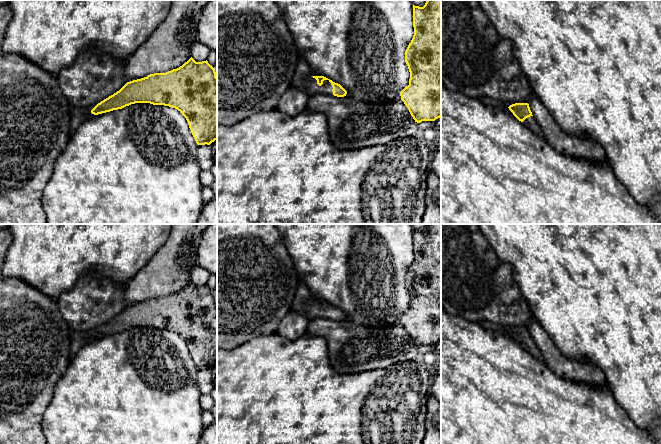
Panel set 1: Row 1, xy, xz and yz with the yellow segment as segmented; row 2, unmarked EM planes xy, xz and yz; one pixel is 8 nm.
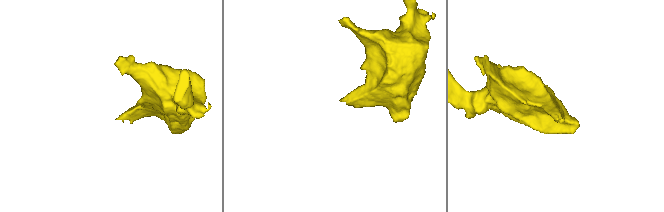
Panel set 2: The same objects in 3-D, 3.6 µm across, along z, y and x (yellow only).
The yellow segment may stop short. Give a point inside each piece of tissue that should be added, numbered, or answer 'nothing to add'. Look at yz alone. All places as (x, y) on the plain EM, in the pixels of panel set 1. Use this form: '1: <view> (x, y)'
1: yz (530, 346)

